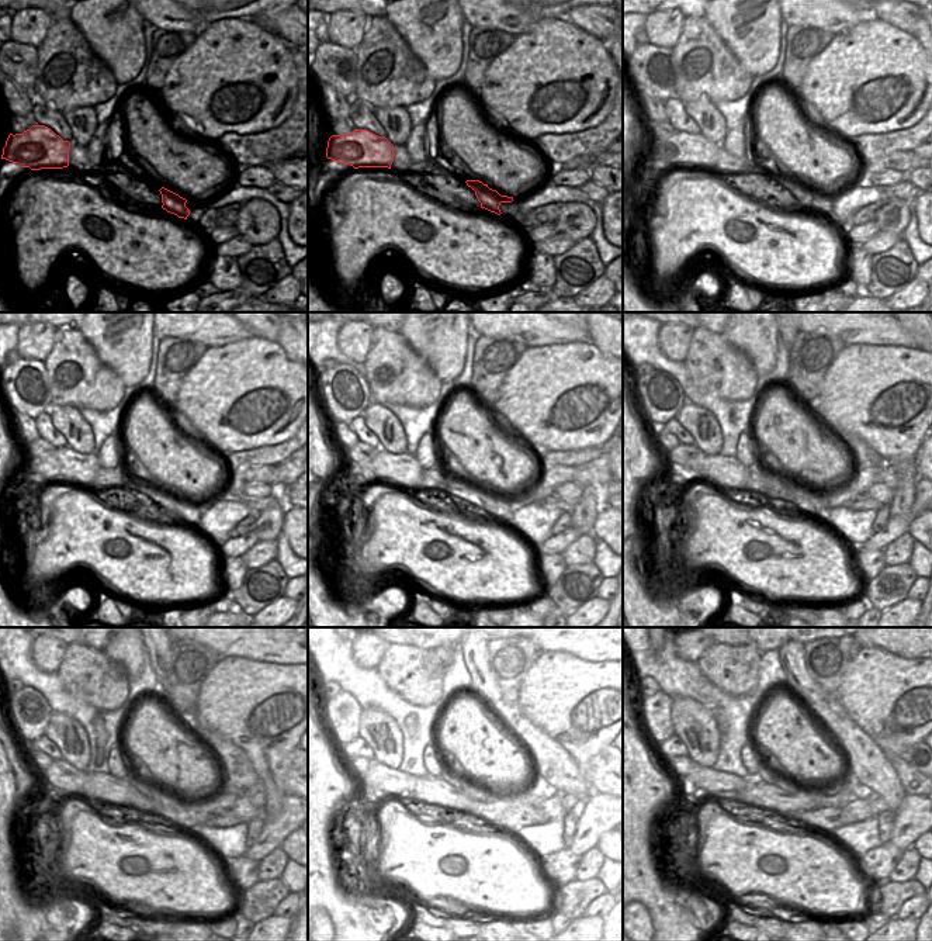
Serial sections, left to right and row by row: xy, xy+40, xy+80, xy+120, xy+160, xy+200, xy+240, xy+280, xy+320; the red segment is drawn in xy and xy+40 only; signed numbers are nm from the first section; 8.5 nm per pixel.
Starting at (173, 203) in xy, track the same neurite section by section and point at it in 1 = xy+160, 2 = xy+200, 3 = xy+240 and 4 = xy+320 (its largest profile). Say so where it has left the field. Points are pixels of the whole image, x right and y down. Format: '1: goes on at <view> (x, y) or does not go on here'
1: goes on at xy+160 (494, 504)
2: goes on at xy+200 (818, 501)
3: goes on at xy+240 (187, 812)
4: goes on at xy+320 (834, 794)

